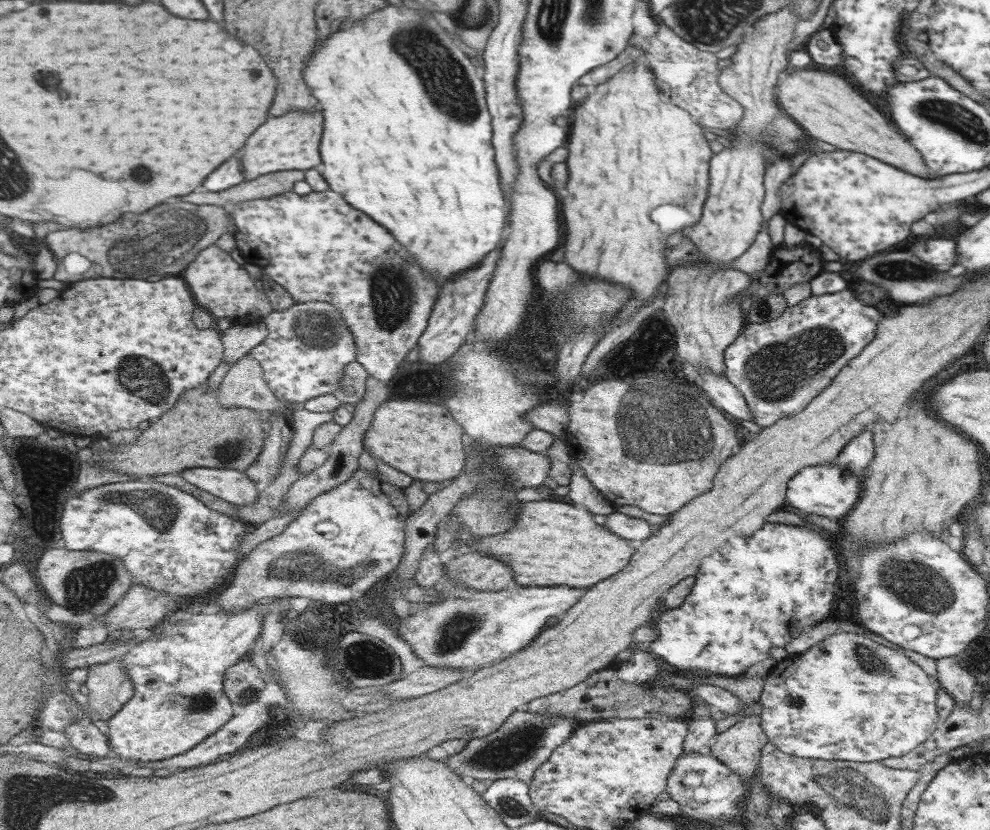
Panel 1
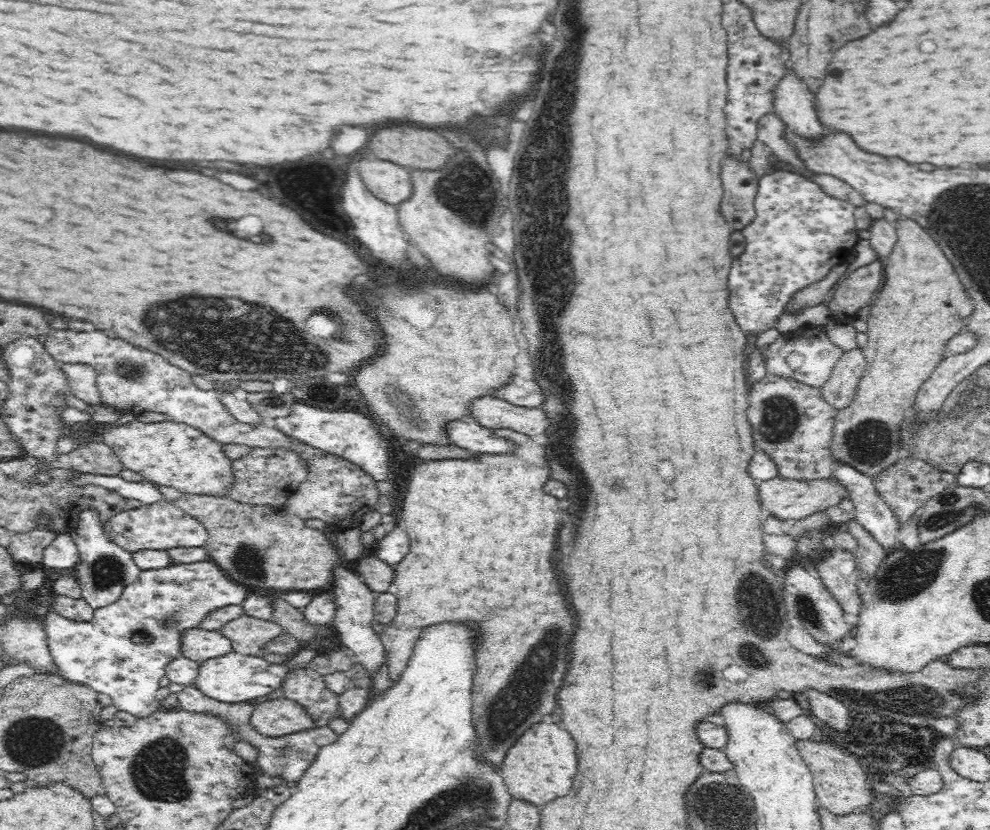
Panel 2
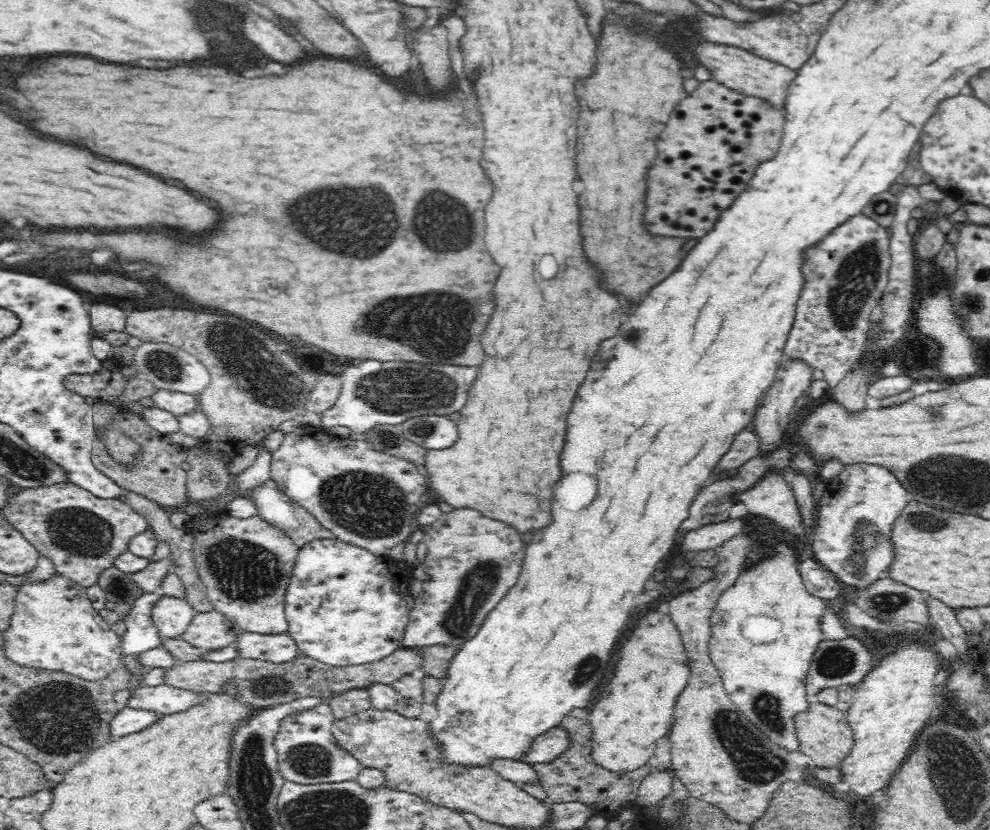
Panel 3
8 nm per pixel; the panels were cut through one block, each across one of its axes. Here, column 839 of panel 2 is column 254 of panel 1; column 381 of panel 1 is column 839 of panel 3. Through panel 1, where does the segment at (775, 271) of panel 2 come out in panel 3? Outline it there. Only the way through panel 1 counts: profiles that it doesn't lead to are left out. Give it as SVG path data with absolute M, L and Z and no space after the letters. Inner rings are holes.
M860 214L832 232L834 234L816 243L806 254L806 286L783 347L785 357L798 358L823 370L833 389L827 393L829 397L834 396L834 387L861 360L859 355L867 342L867 330L870 330L869 318L890 278L890 236L885 227Z

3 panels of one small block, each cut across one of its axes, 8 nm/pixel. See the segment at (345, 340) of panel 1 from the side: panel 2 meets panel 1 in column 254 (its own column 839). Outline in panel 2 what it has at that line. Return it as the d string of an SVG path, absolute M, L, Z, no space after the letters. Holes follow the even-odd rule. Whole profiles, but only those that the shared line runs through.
M807 326L768 345L764 354L764 363L767 372L771 375L782 375L819 387L829 377L831 368L842 353L843 350L828 341L823 327Z

